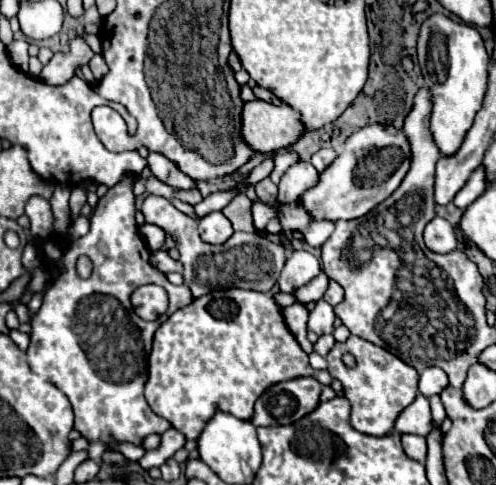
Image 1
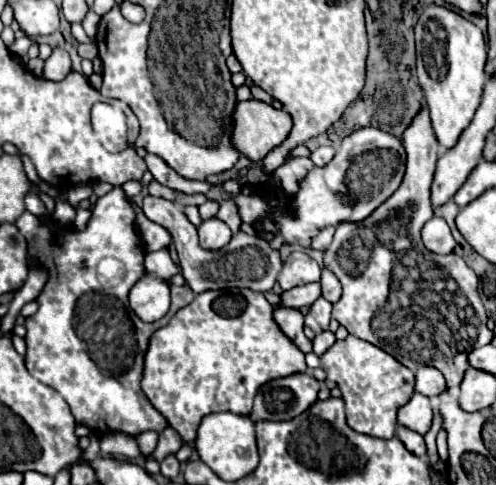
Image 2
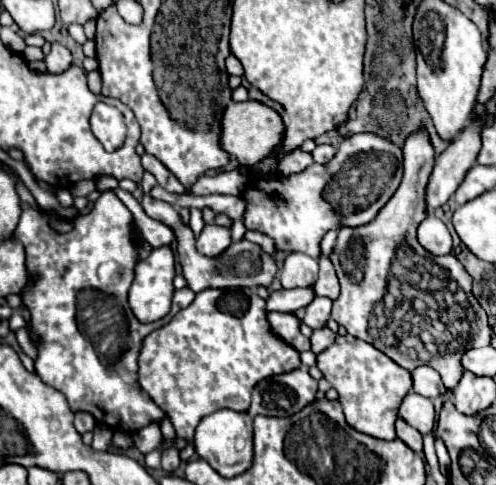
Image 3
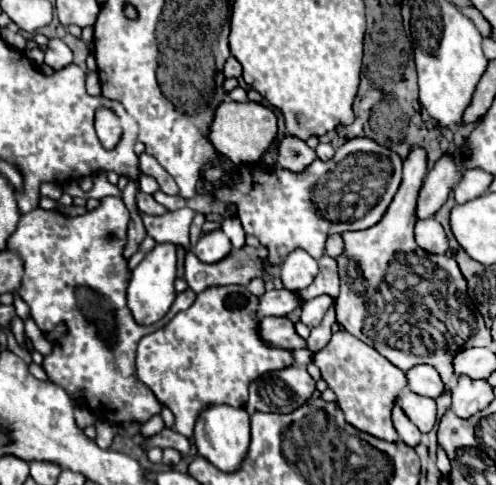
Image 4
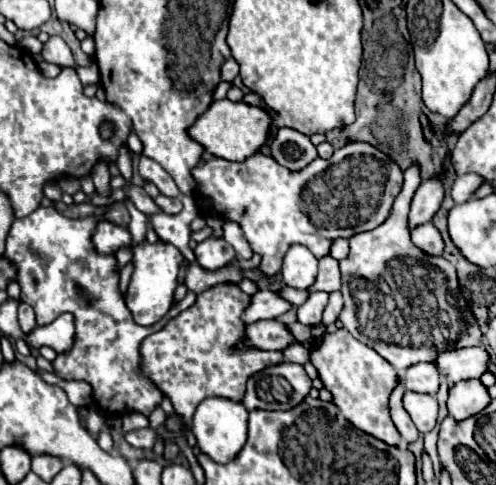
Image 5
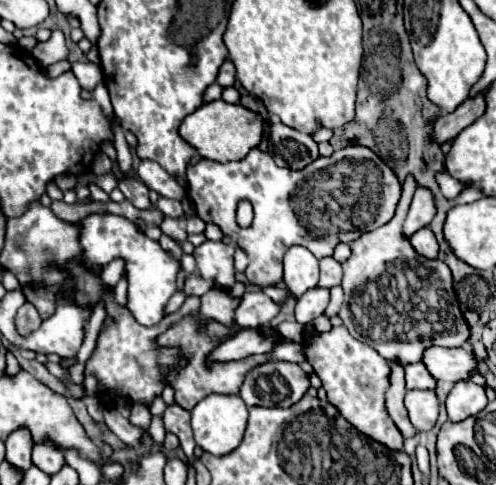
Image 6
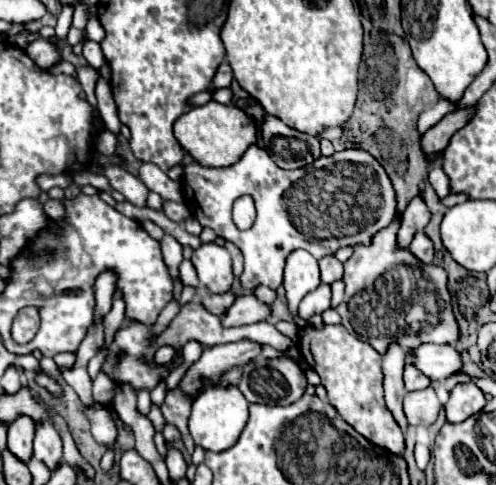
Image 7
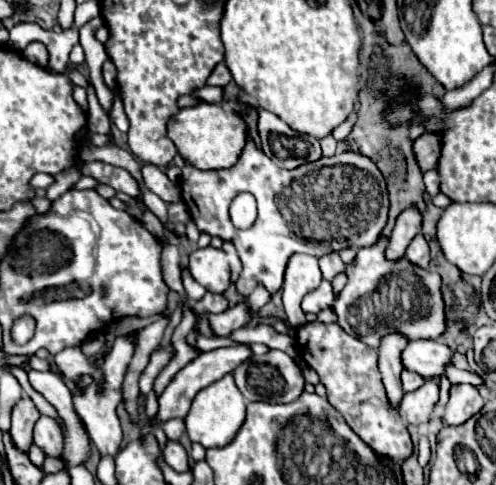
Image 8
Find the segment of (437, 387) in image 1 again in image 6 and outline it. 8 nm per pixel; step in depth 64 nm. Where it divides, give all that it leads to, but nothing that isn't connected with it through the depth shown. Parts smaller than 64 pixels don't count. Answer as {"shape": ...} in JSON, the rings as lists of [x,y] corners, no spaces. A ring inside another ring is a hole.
{"shape":[[[418,362],[418,364],[408,364],[406,368],[406,388],[408,390],[434,390],[436,388],[436,380],[432,378],[432,374],[428,372],[428,368]]]}

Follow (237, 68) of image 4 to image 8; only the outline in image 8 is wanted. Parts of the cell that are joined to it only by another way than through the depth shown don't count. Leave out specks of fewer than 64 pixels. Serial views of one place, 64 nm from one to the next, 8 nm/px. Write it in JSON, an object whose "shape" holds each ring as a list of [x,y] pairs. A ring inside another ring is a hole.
{"shape":[[[220,62],[220,64],[214,68],[212,76],[208,78],[208,84],[210,84],[210,86],[226,86],[230,80],[232,80],[232,74],[230,74],[228,66],[226,66],[224,62]]]}

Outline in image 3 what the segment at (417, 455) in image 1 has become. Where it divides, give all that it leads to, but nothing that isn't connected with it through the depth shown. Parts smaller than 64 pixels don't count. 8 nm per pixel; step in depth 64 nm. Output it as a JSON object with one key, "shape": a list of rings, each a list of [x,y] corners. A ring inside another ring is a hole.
{"shape":[[[400,418],[396,420],[396,434],[408,448],[412,448],[414,452],[422,452],[422,434],[416,432],[416,428],[404,424],[404,420]]]}

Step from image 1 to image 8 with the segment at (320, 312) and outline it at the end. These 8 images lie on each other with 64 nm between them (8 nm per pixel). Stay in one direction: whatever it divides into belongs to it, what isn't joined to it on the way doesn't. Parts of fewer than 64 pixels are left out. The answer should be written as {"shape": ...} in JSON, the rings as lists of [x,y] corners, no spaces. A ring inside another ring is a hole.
{"shape":[[[322,280],[322,284],[320,284],[316,290],[308,292],[308,294],[304,296],[304,300],[302,300],[302,310],[304,310],[306,314],[308,314],[308,312],[318,314],[320,310],[330,308],[330,306],[332,306],[332,302],[334,302],[332,284],[330,284],[330,282],[326,282],[326,280]]]}

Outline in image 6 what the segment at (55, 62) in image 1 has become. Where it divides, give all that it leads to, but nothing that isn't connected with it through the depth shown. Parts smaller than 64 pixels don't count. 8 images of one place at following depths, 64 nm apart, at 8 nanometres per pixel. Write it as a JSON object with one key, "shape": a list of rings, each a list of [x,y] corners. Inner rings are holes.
{"shape":[[[60,30],[52,32],[50,40],[46,42],[40,42],[34,50],[32,50],[32,56],[36,58],[36,62],[40,66],[50,66],[54,62],[60,62],[60,60],[68,60],[68,48],[66,48],[66,42],[64,42],[64,34]]]}

